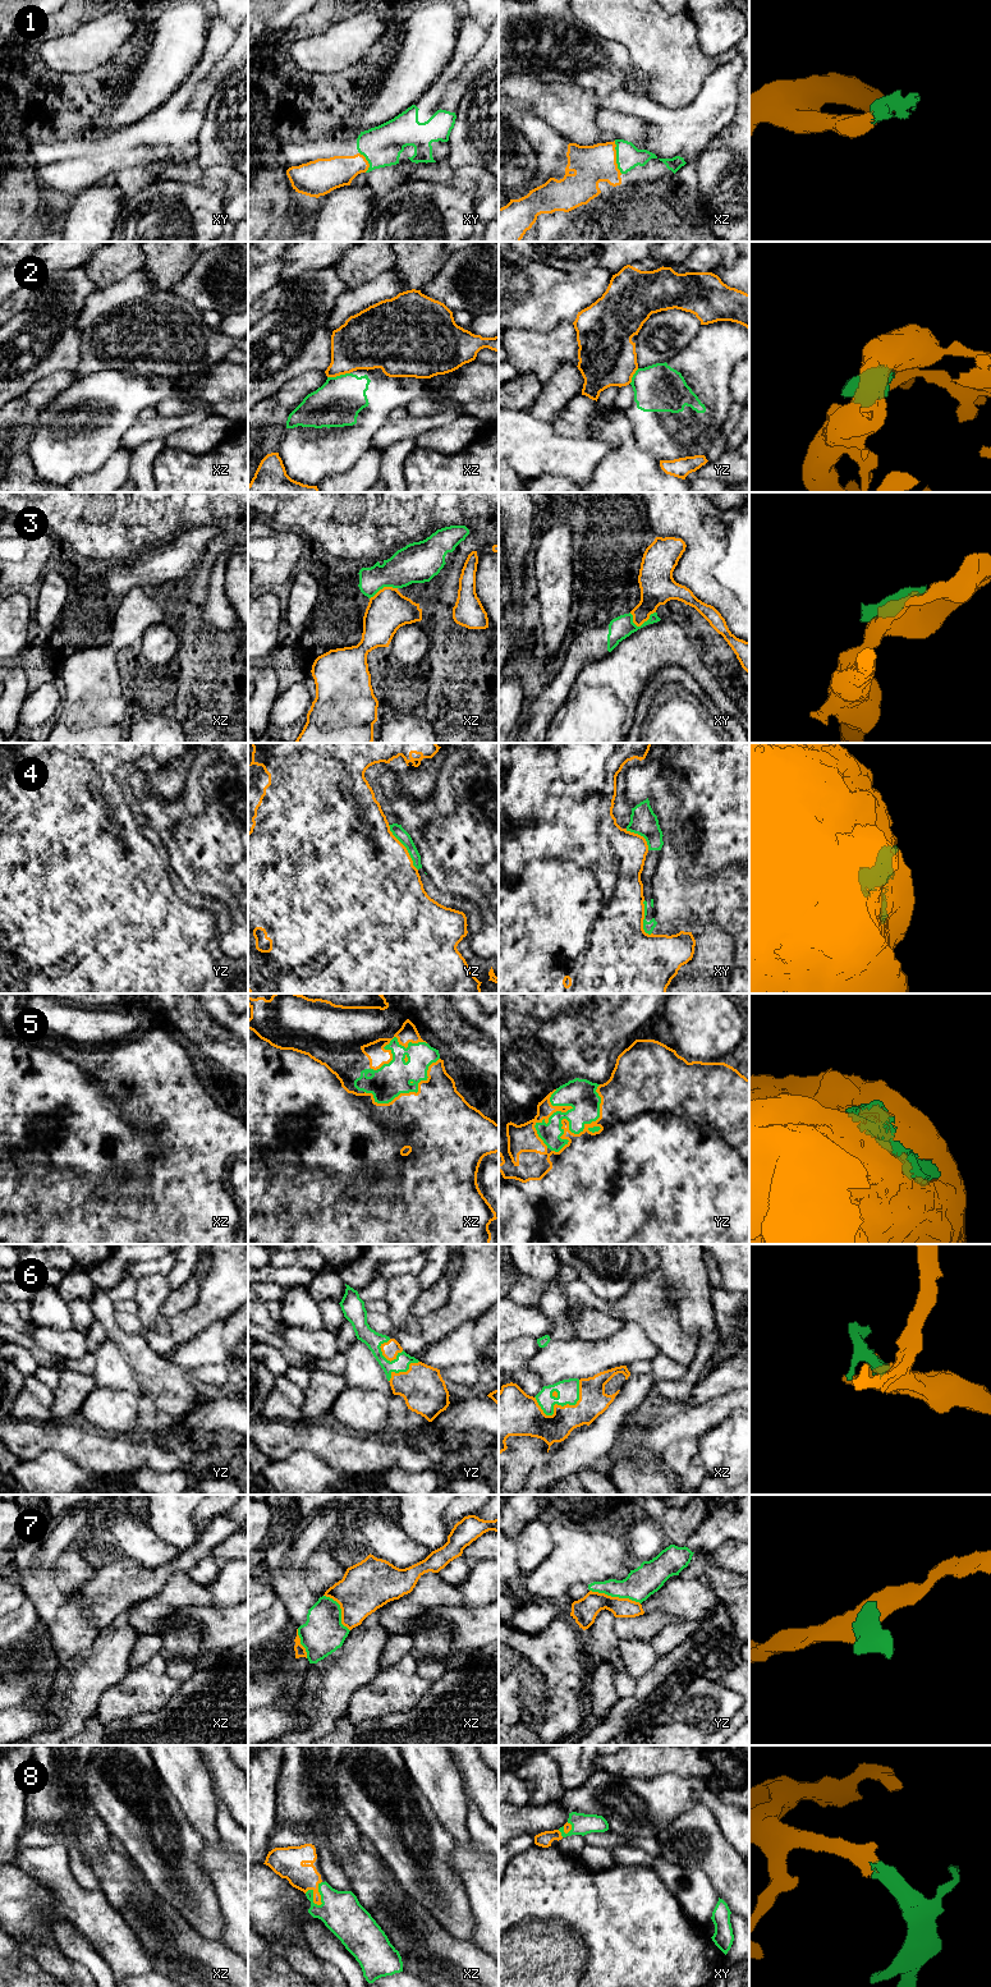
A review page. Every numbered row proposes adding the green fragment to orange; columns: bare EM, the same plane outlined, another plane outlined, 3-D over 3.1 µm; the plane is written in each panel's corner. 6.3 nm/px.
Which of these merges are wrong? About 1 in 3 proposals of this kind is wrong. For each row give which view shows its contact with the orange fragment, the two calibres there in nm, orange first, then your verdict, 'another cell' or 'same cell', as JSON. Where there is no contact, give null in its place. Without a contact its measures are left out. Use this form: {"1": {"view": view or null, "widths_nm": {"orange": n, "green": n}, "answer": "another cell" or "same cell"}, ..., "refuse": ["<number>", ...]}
{"1": {"view": "xz", "widths_nm": {"orange": 240, "green": 160}, "answer": "same cell"}, "2": {"view": "xz", "widths_nm": {"orange": 320, "green": 300}, "answer": "another cell"}, "3": {"view": "xy", "widths_nm": {"orange": 200, "green": 140}, "answer": "another cell"}, "4": {"view": "yz", "widths_nm": {"orange": 500, "green": 80}, "answer": "another cell"}, "5": {"view": "yz", "widths_nm": {"orange": 440, "green": 190}, "answer": "same cell"}, "6": {"view": "xz", "widths_nm": {"orange": 190, "green": 140}, "answer": "same cell"}, "7": {"view": "yz", "widths_nm": {"orange": 160, "green": 190}, "answer": "another cell"}, "8": {"view": "xz", "widths_nm": {"orange": 170, "green": 260}, "answer": "same cell"}, "refuse": ["2", "3", "4", "7"]}

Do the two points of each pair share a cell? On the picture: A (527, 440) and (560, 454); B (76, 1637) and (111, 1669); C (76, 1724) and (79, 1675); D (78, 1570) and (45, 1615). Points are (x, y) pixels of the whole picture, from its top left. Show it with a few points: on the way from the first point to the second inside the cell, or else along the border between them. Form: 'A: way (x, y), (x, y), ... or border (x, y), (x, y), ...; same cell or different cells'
A: way (535, 448), (553, 454); same cell
B: border (100, 1630), (88, 1647), (62, 1662); different cells
C: way (76, 1712), (77, 1687); same cell
D: way (67, 1582), (54, 1595), (54, 1604); same cell

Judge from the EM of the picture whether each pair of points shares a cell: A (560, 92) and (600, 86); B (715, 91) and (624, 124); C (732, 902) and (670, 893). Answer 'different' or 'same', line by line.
A: different
B: different
C: same

